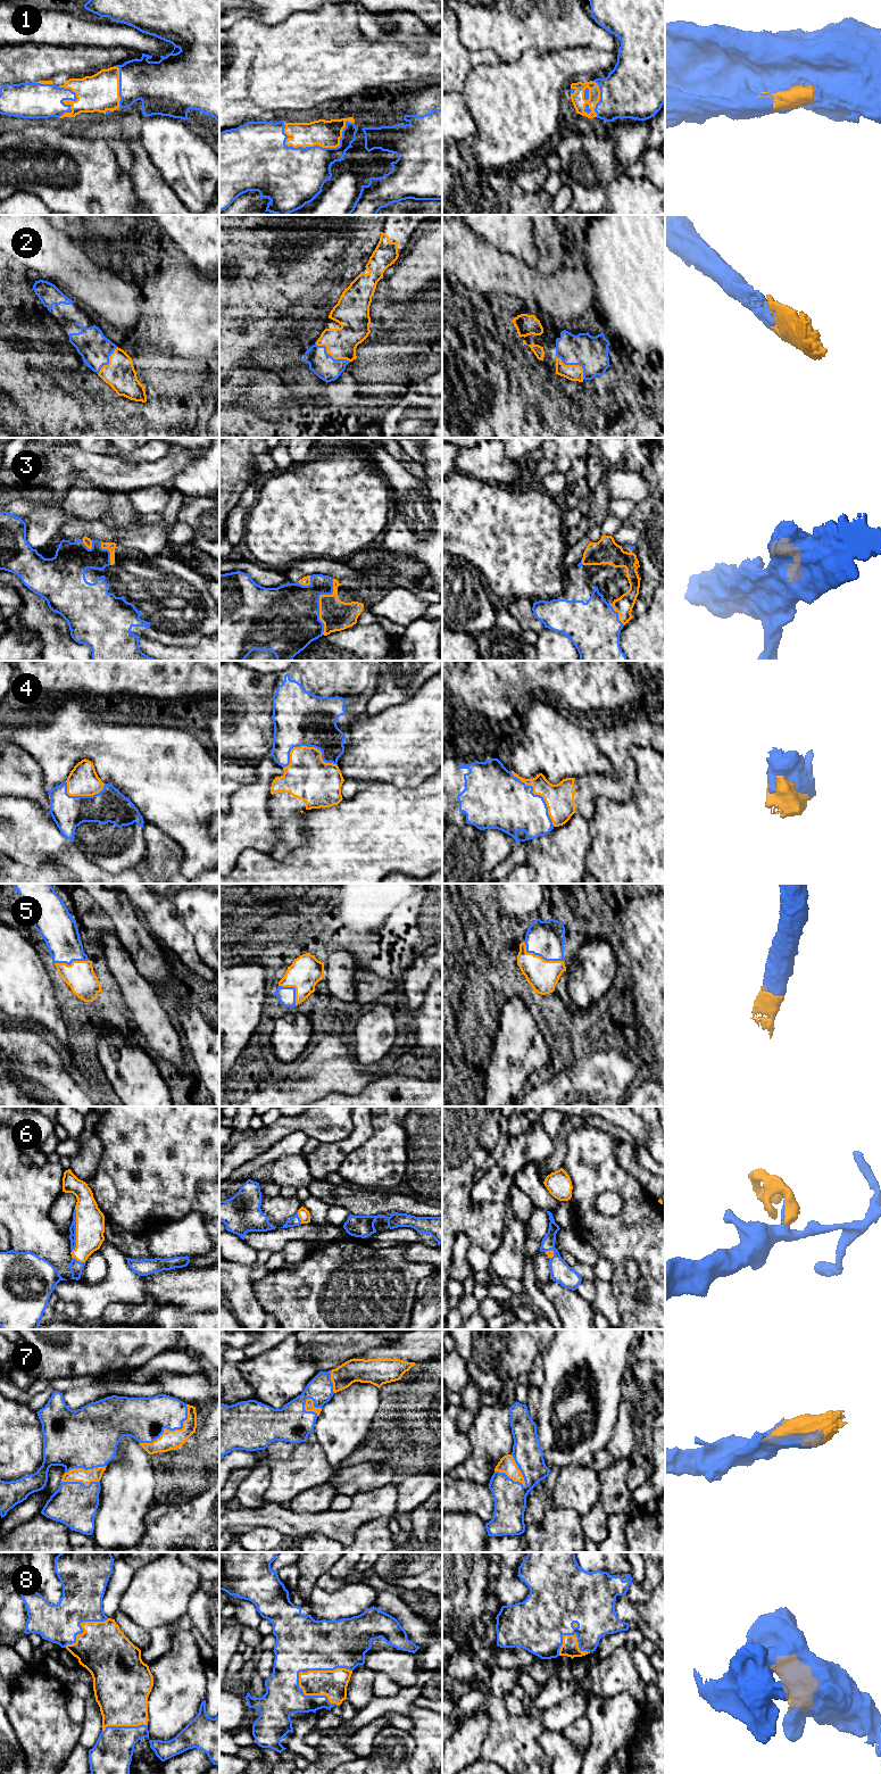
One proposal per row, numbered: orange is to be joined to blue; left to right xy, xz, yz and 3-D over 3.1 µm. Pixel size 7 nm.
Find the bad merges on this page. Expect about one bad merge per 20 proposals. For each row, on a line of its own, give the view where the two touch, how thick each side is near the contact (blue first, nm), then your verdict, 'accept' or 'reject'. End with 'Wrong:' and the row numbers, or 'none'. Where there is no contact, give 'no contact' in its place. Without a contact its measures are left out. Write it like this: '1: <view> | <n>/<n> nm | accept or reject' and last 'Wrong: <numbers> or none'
1: xz | 360/190 nm | accept
2: xz | 170/220 nm | accept
3: xz | 440/220 nm | accept
4: xz | 380/320 nm | accept
5: yz | 260/220 nm | accept
6: xy | 50/200 nm | accept
7: xy | 300/140 nm | accept
8: xz | 380/190 nm | accept
Wrong: none

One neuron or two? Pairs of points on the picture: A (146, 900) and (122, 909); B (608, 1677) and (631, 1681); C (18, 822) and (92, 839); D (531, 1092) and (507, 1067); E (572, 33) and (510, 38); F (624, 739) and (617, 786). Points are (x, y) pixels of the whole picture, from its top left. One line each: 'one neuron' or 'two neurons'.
A: two neurons
B: one neuron
C: two neurons
D: two neurons
E: one neuron
F: one neuron

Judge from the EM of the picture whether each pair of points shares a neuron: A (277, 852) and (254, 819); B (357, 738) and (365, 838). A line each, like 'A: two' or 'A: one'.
A: two
B: two

